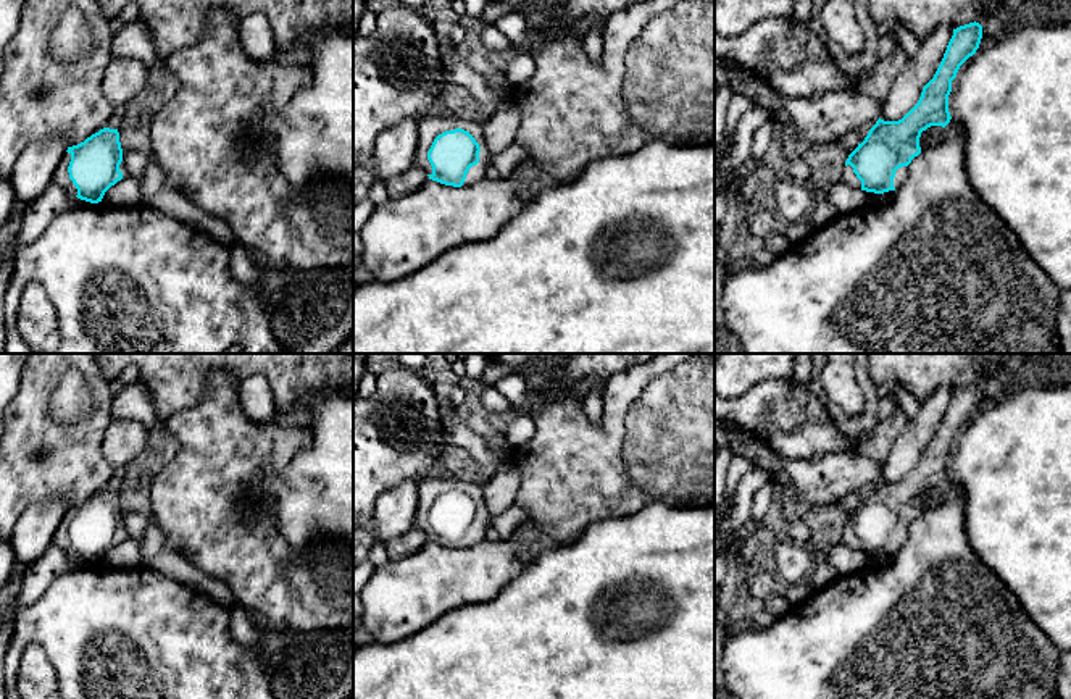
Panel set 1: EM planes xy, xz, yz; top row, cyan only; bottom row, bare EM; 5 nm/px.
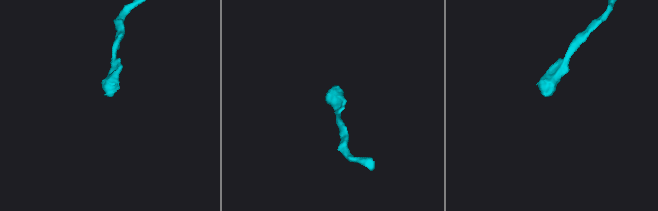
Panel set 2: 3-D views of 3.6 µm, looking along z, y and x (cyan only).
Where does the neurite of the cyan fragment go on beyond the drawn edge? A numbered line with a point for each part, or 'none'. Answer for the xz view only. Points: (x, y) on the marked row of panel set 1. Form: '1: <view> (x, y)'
1: xz (429, 126)

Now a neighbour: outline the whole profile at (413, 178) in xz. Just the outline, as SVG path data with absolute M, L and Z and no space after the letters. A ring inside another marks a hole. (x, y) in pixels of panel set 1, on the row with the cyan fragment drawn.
M418 165L410 166L398 176L384 179L387 192L392 199L400 199L419 189L429 179L427 173Z

